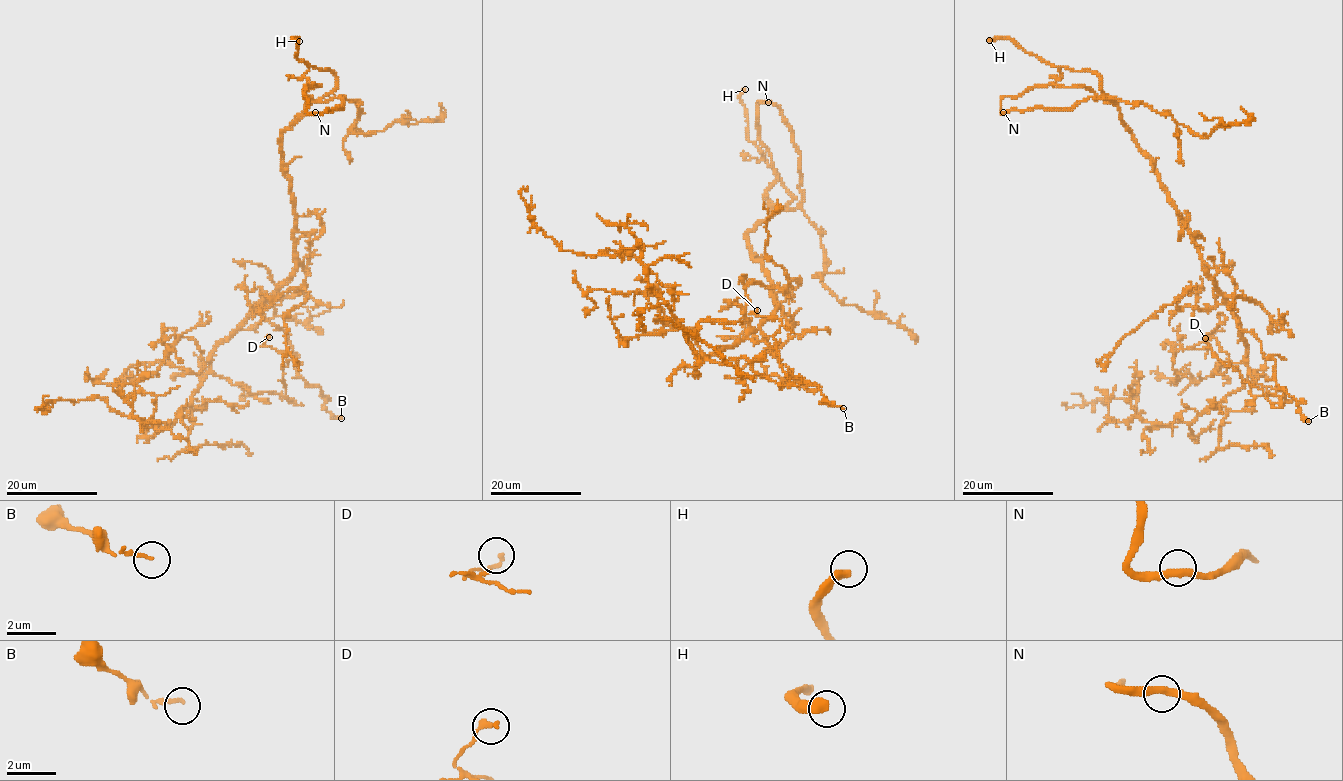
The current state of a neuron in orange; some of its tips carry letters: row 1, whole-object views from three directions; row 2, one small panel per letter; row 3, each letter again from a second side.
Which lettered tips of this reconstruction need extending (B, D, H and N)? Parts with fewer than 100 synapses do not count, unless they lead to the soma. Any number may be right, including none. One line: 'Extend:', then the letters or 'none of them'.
Extend: H

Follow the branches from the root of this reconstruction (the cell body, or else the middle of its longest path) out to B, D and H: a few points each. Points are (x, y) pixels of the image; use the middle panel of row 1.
B: (774, 311), (746, 338), (766, 343), (786, 366), (789, 377), (815, 383), (825, 399), (843, 408)
D: (774, 311), (703, 357), (745, 357), (785, 386), (773, 336), (782, 321), (750, 313), (757, 310)
H: (774, 311), (772, 283), (753, 258), (747, 234), (796, 197), (748, 139), (741, 98), (745, 89)

